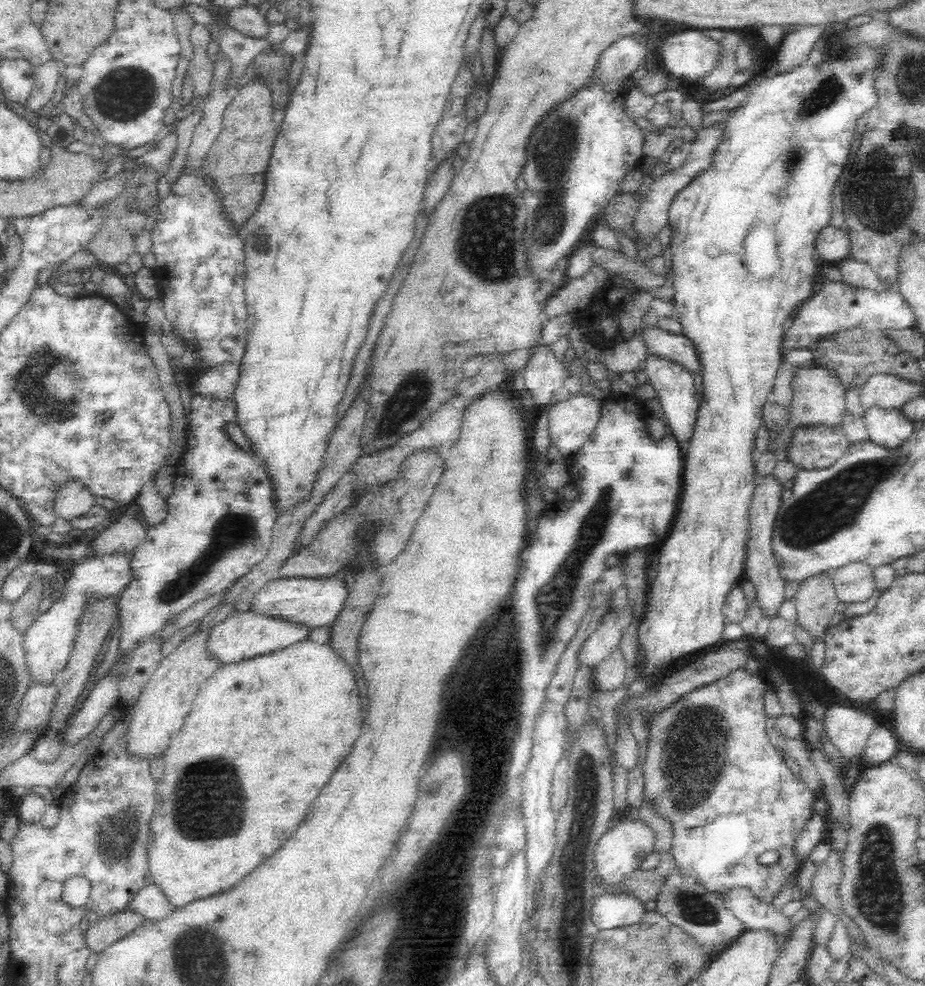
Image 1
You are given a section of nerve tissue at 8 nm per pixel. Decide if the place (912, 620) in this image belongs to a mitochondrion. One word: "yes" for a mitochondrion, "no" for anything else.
no

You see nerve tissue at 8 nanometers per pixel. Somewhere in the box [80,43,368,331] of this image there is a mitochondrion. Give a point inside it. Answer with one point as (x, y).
(123, 94)

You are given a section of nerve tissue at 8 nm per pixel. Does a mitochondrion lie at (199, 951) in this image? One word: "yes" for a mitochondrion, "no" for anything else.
yes

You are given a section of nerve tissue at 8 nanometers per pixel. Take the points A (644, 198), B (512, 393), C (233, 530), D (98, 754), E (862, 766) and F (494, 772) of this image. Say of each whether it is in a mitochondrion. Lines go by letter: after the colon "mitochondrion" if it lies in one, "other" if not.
A: other
B: other
C: mitochondrion
D: other
E: other
F: other

